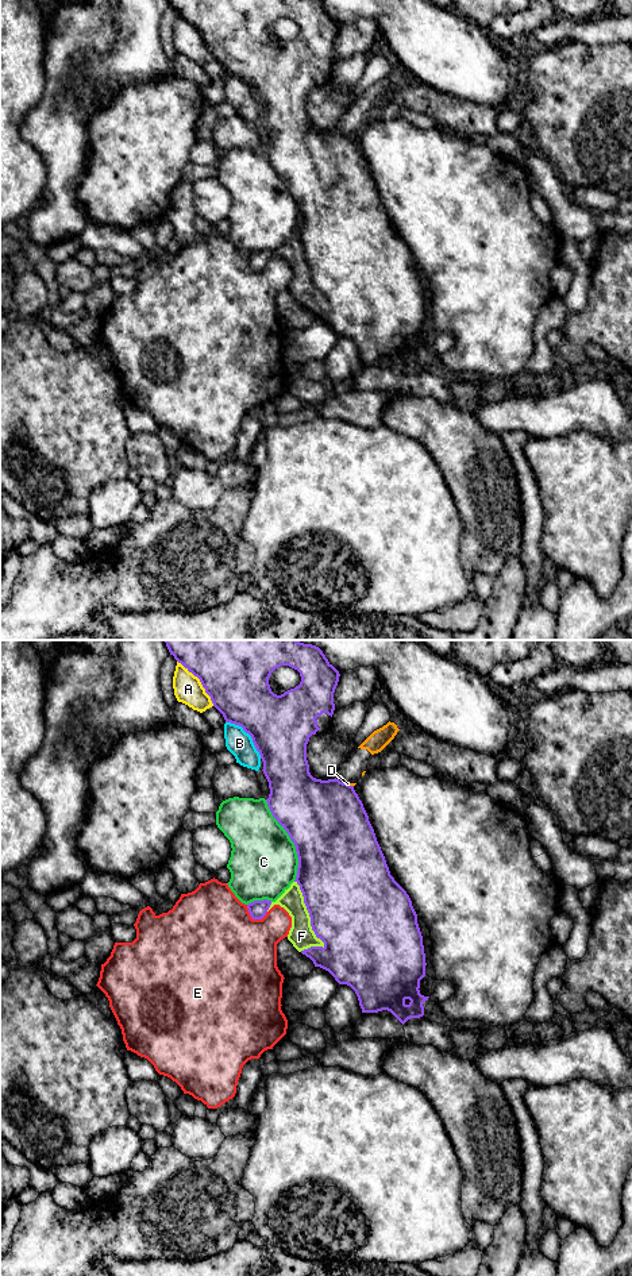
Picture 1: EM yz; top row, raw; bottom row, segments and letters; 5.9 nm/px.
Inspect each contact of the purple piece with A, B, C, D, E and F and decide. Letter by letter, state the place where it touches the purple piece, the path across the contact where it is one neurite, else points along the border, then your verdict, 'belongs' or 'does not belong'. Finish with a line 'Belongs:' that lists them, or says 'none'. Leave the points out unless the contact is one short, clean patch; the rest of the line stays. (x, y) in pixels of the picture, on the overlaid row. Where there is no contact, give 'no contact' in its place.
A: yz (200, 681) | does not belong
B: yz (249, 733) | does not belong
C: yz (291, 839) | does not belong
D: yz (349, 785) | does not belong
E: yz (254, 918) | along yz (246, 905), (253, 918), (261, 918), (268, 912) | does not belong
F: yz (309, 914) | belongs
Belongs: F

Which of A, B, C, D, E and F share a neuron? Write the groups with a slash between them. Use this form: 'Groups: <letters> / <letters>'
Groups: A / B / C / D / E / F

